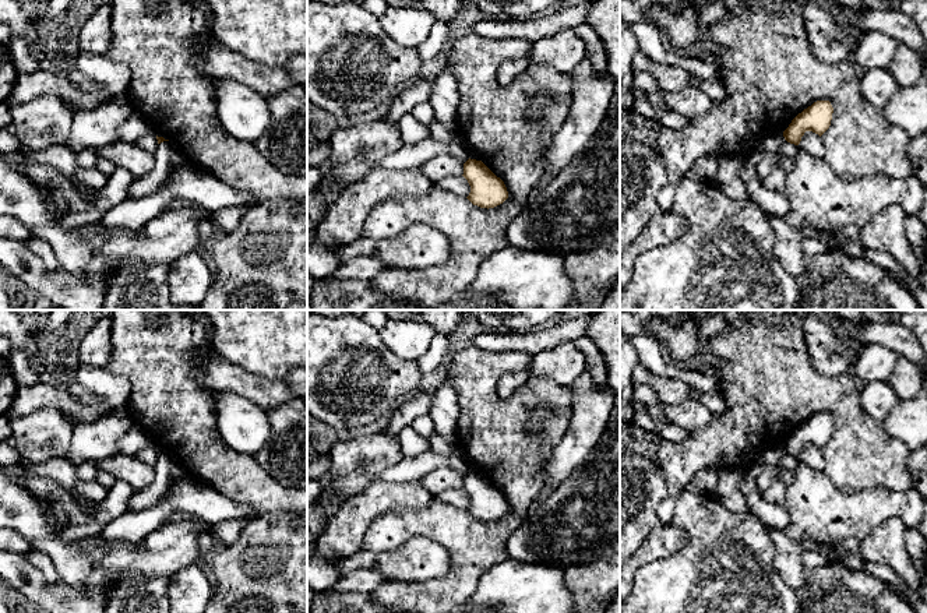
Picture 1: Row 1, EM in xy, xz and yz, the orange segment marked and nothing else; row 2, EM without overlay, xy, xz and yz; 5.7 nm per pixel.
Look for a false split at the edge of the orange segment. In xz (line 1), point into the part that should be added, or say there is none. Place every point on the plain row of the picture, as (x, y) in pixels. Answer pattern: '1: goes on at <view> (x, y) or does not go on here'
1: does not go on here

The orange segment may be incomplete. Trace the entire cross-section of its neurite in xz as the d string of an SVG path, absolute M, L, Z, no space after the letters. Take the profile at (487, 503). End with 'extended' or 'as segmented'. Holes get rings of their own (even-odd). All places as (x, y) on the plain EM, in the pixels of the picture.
M469 471L464 476L462 489L470 498L470 505L466 511L473 518L489 522L503 517L508 511L504 494L497 490L482 473Z; as segmented

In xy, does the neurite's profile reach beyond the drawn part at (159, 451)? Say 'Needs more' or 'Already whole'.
Needs more

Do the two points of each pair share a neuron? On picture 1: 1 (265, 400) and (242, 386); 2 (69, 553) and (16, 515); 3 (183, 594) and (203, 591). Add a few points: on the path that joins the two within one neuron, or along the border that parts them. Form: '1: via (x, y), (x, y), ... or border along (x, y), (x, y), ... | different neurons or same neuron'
1: via (260, 394), (247, 386) | same neuron
2: via (56, 548), (28, 521) | same neuron
3: via (187, 594), (198, 591) | same neuron

